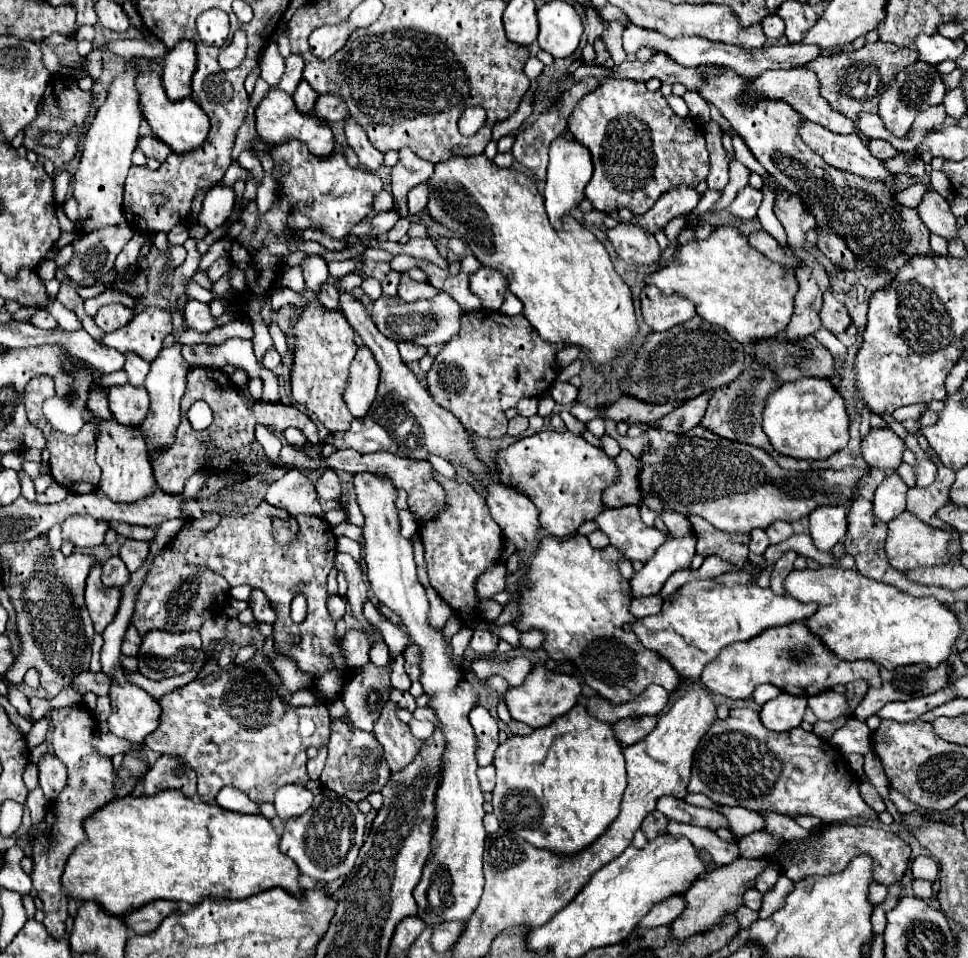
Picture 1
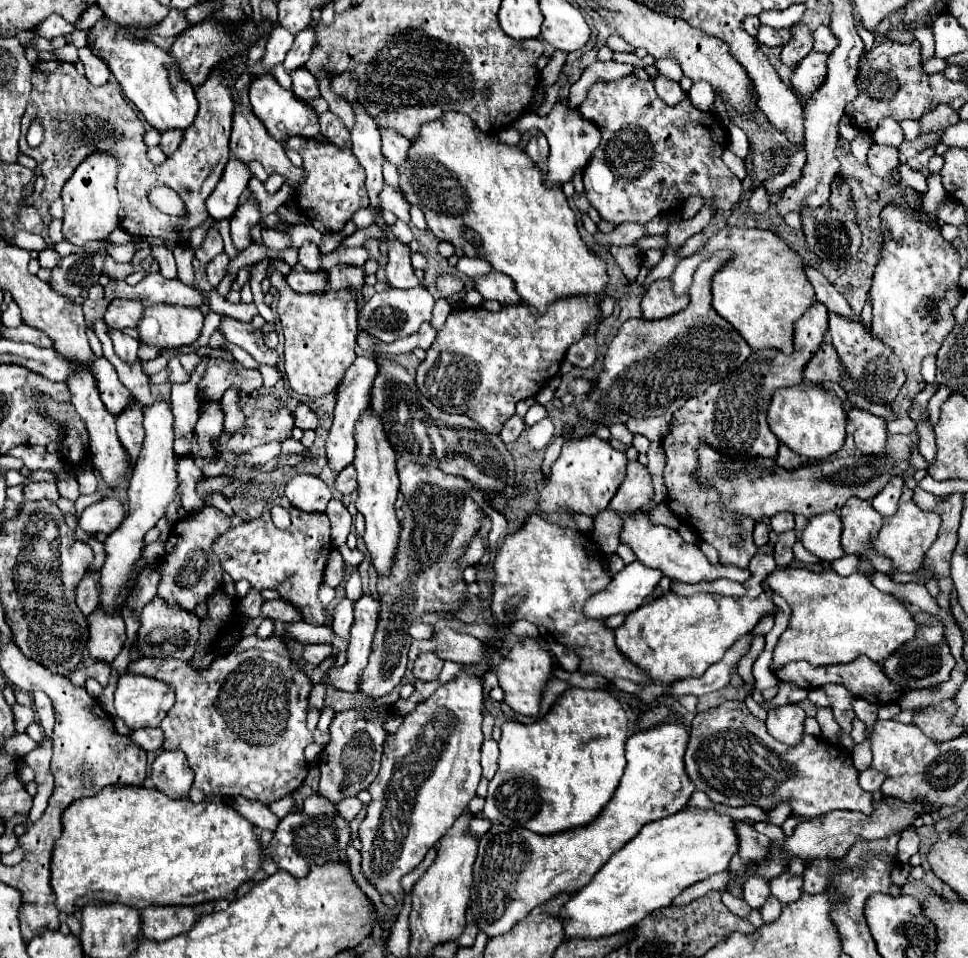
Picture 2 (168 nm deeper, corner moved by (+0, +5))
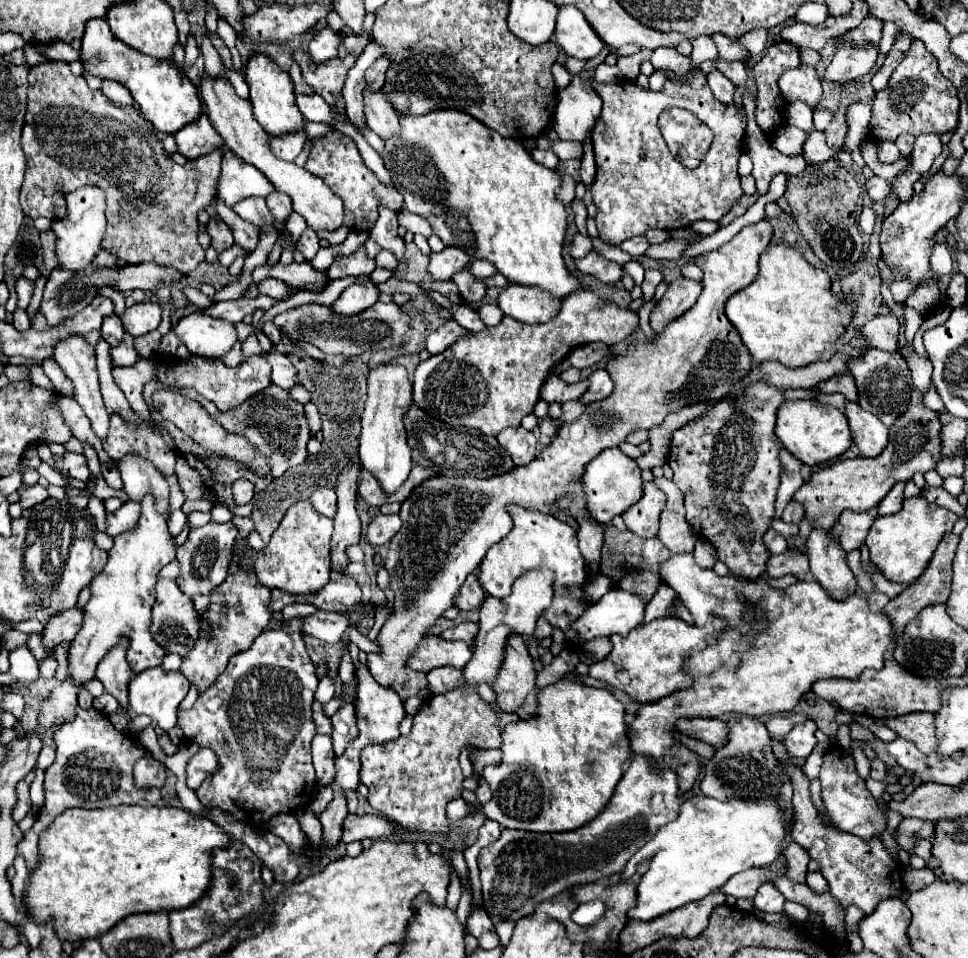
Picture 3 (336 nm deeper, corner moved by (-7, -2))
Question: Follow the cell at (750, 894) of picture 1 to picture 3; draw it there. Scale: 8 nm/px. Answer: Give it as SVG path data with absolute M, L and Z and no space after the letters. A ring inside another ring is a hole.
M765 882L757 888L757 894L755 894L755 908L757 910L783 912L783 904L785 904L785 896L771 882Z

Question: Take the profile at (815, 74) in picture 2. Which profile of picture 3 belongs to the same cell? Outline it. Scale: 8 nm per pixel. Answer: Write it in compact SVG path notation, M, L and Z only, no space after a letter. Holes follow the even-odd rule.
M835 40L835 48L835 56L825 68L825 80L833 84L845 84L867 74L877 60L877 48L843 48L839 40Z

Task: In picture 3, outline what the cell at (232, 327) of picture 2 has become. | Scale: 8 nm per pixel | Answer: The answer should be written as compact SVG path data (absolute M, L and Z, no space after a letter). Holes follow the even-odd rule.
M271 348L267 352L261 352L259 356L265 358L273 366L271 380L273 380L275 386L279 386L279 388L291 388L293 384L297 384L295 368L293 368L291 360L287 356L283 356L277 348Z

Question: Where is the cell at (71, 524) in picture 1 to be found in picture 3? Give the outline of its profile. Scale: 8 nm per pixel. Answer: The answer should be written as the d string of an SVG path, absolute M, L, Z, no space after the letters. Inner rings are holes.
M125 502L119 510L107 514L107 528L105 528L105 534L115 538L127 530L131 530L139 520L139 502Z

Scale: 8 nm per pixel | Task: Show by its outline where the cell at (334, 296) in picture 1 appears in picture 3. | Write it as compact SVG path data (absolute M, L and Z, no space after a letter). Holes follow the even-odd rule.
M265 278L261 284L259 284L259 292L275 298L275 300L289 300L293 296L291 292L291 286L277 280L277 278Z

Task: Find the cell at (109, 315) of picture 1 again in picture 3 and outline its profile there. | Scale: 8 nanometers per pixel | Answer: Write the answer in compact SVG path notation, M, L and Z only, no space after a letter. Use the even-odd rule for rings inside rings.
M157 302L135 304L125 310L125 314L121 316L121 322L125 326L125 332L129 332L131 336L143 336L159 326L161 322L159 304Z

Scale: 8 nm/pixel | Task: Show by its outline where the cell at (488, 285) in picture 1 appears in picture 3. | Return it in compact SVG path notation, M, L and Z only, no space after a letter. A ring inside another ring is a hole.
M507 284L497 302L505 316L511 316L523 324L551 320L561 304L561 300L547 300L547 296L543 296L537 288L519 288L517 284Z

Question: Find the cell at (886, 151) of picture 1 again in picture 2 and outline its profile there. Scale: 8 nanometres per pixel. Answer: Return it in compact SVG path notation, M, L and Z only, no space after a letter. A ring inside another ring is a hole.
M872 145L868 151L868 165L876 177L888 179L890 173L898 167L898 149Z

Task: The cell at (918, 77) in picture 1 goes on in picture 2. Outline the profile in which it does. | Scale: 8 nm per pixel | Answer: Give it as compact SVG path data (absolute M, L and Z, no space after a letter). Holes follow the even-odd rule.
M882 119L882 123L874 131L874 139L876 139L876 143L888 145L888 147L900 147L904 141L902 129L894 119Z

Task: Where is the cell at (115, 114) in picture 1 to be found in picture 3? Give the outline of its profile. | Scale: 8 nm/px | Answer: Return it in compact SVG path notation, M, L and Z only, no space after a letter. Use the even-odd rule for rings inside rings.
M83 186L67 196L67 218L53 220L51 230L57 234L57 256L59 264L67 270L85 270L101 250L101 240L107 228L107 198L99 186Z

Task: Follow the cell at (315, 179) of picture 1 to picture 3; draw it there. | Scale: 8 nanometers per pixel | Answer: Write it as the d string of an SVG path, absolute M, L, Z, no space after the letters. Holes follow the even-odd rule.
M333 132L327 138L317 138L313 142L313 150L307 158L305 170L323 178L323 182L333 190L333 194L337 194L343 200L345 226L349 226L349 228L363 228L363 230L373 228L373 224L377 220L377 206L379 206L381 194L385 194L385 202L391 210L403 208L403 196L399 192L391 192L389 188L379 184L375 174L363 164L355 142L349 136L343 136L339 132ZM379 190L383 190L383 192L379 192Z

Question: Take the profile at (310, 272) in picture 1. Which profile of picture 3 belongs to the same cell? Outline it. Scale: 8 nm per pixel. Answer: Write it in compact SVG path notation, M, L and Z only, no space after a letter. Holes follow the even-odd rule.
M307 228L307 230L301 234L301 238L297 240L297 250L299 250L307 260L315 258L315 254L317 254L317 250L319 250L319 238L317 238L315 230Z

